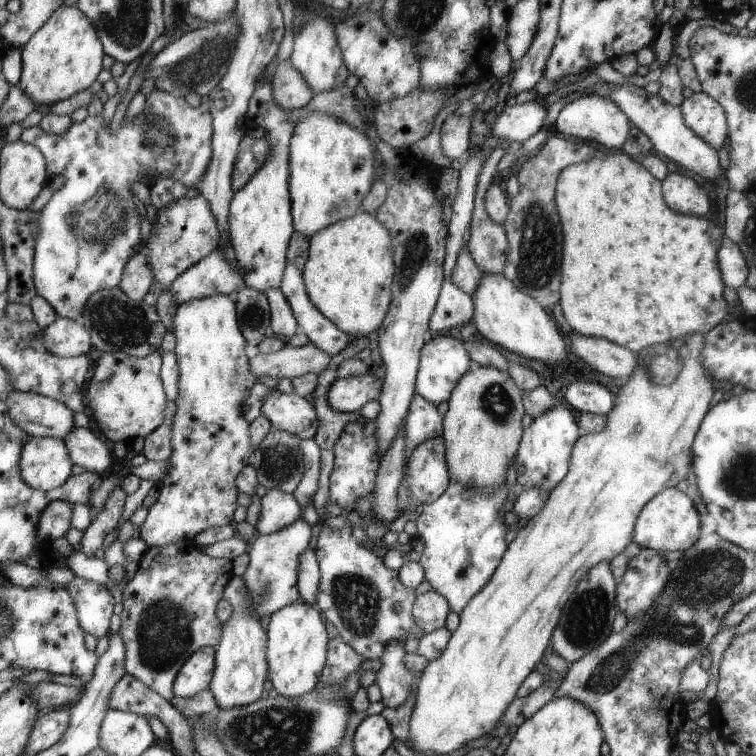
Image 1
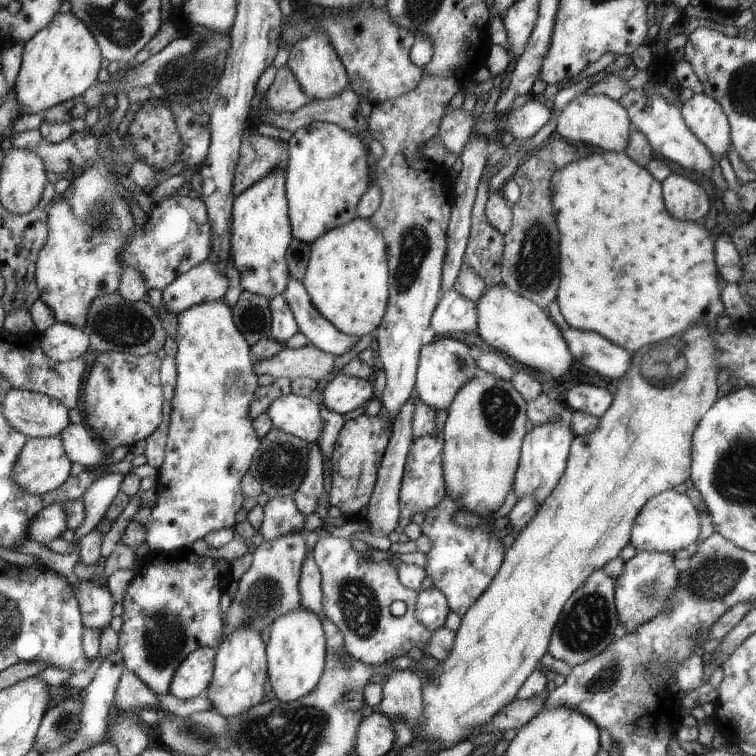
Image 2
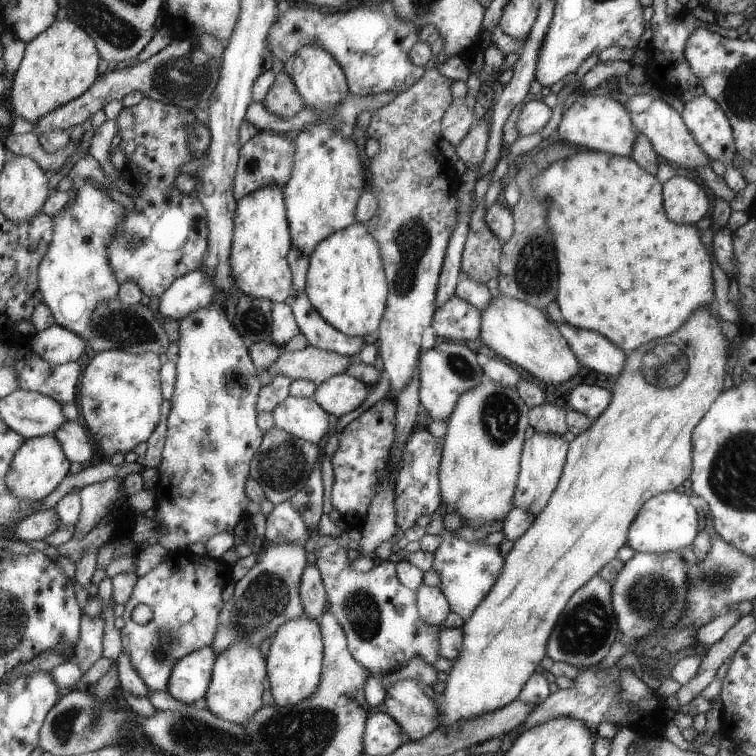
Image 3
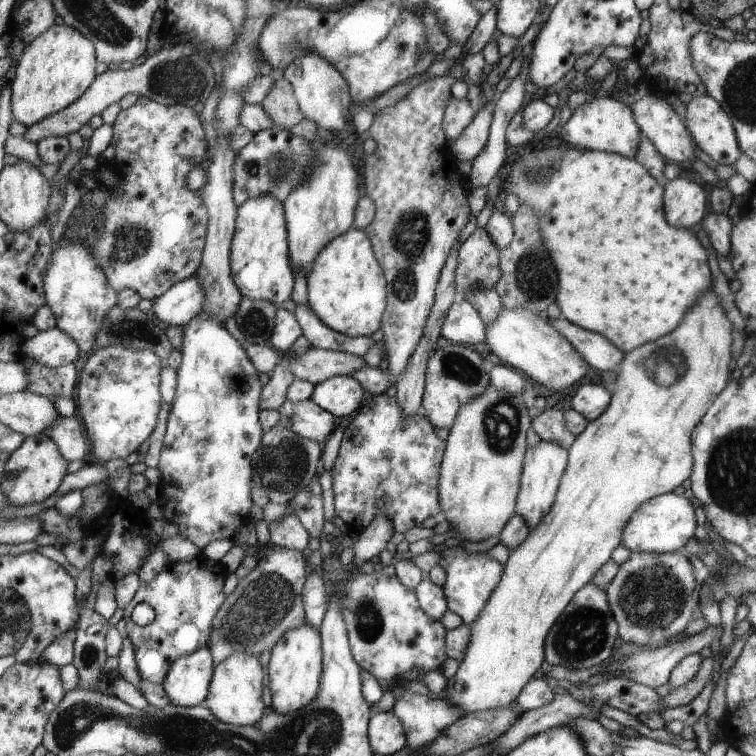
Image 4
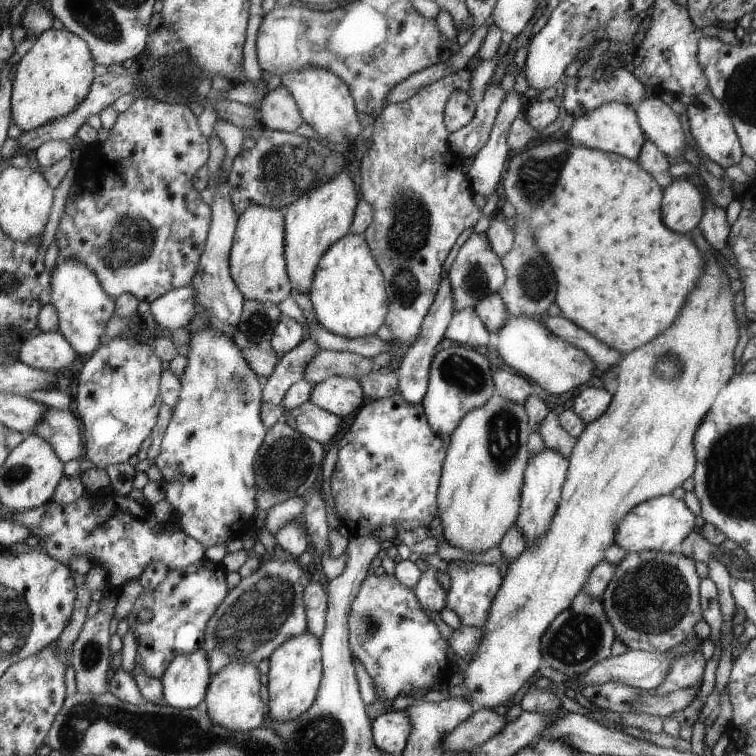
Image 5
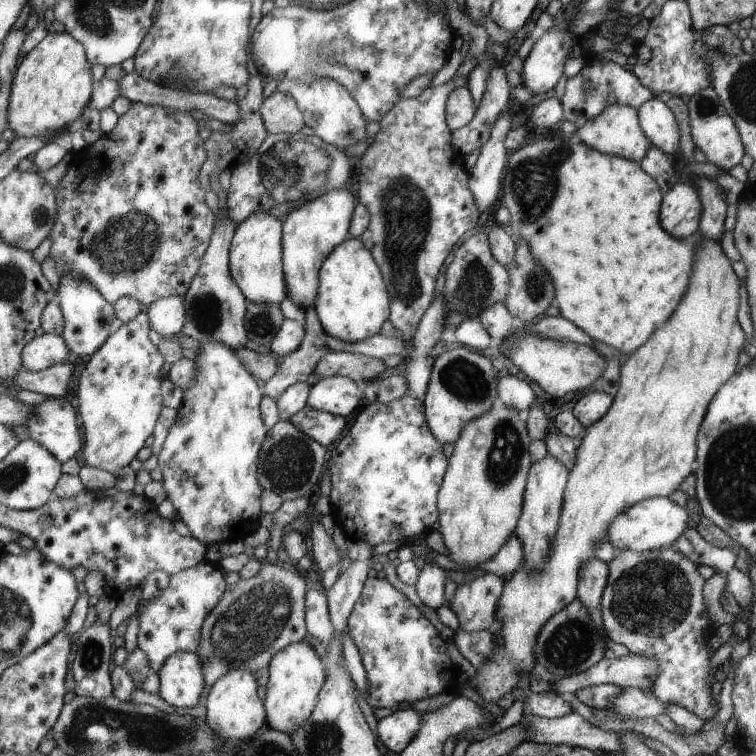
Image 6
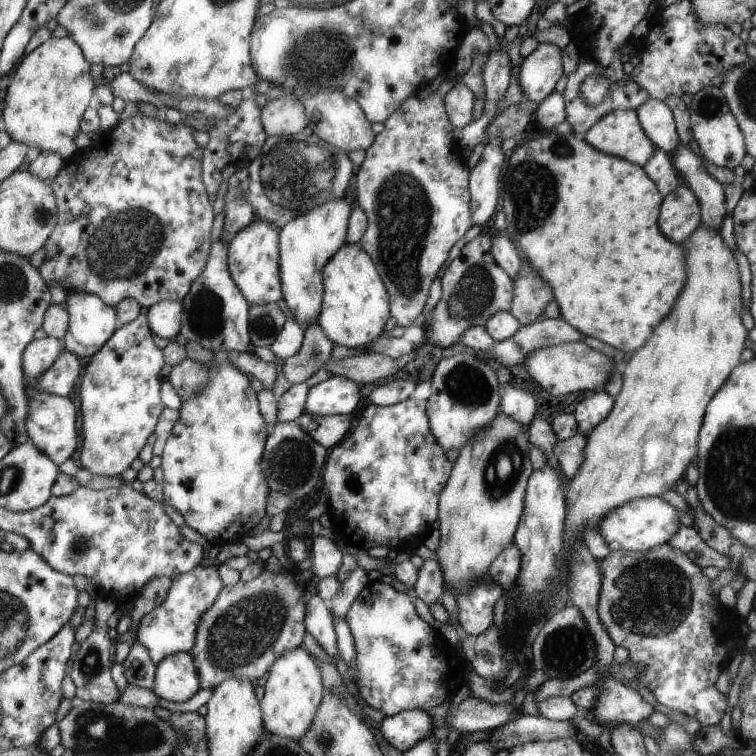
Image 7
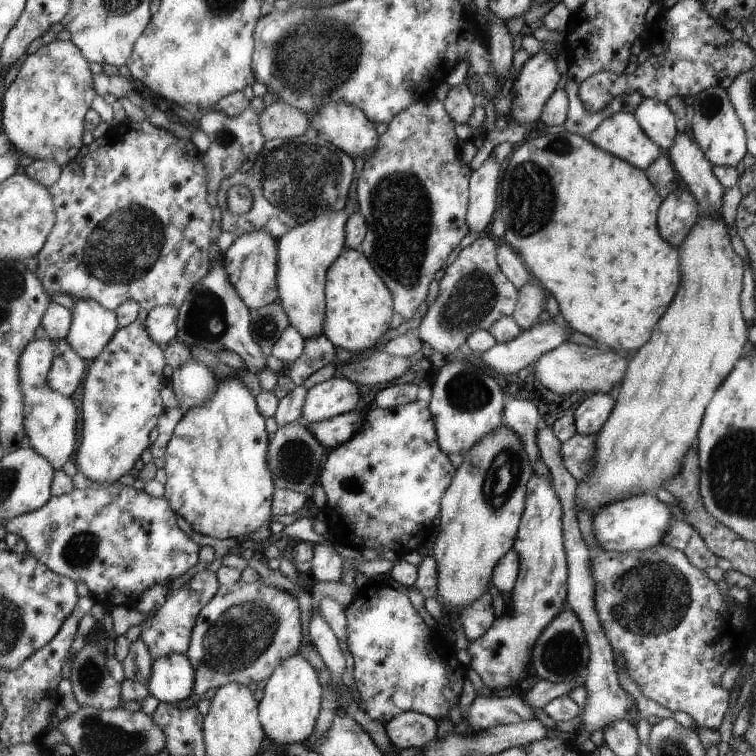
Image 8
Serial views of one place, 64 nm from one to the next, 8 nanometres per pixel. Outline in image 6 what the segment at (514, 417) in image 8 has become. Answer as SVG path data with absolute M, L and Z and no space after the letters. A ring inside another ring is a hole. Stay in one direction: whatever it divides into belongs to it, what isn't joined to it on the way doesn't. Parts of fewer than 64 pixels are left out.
M513 376L499 377L500 404L518 411L528 411L535 402L535 394L526 381Z

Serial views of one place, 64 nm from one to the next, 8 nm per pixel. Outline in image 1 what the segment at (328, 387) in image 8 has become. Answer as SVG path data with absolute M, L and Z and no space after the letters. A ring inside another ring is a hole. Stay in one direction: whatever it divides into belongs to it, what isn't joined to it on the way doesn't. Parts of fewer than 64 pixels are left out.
M365 375L338 377L327 389L327 401L338 412L354 412L366 402L378 400L384 388L384 381Z

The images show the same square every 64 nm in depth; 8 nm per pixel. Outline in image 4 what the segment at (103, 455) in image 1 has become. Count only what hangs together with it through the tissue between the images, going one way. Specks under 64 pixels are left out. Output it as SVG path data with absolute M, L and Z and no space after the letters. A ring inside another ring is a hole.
M74 415L58 417L55 423L44 429L43 433L56 442L62 456L68 462L82 460L84 454L88 452L84 428Z

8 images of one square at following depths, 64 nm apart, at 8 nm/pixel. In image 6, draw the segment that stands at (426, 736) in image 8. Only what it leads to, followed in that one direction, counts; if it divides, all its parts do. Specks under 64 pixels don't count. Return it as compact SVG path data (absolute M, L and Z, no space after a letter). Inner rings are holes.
M400 709L380 719L376 724L378 738L384 749L401 754L421 731L421 712L415 709Z

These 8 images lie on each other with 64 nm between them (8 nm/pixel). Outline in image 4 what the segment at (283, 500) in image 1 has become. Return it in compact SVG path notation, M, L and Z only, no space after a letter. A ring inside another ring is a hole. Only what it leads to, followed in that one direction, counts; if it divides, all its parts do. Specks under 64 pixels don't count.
M294 514L287 515L283 520L270 524L271 542L273 545L280 545L282 548L302 551L309 546L309 532L305 525Z

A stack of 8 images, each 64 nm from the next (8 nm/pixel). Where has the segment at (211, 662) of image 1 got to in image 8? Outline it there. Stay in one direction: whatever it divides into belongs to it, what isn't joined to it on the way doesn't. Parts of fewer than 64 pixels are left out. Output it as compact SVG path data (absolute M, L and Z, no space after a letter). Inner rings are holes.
M173 653L154 660L148 692L161 703L187 699L195 687L195 668L185 654Z

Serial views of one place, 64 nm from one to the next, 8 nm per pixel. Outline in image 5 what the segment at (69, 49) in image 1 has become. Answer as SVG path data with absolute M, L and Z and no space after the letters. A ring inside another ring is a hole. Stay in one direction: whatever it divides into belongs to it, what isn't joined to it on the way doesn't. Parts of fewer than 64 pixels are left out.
M49 29L42 31L37 39L25 45L25 54L14 66L16 76L13 80L13 91L11 92L11 119L22 133L41 127L50 123L58 117L68 116L90 92L94 80L94 59L89 44L82 37L67 31Z

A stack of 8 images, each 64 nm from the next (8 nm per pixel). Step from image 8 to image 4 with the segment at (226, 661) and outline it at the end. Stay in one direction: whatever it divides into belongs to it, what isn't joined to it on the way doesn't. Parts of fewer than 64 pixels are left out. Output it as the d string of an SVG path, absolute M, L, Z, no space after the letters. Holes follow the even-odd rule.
M270 548L266 558L259 558L256 568L240 579L213 620L213 634L207 644L214 666L235 652L260 656L270 650L285 632L306 623L304 586L307 560L294 549Z

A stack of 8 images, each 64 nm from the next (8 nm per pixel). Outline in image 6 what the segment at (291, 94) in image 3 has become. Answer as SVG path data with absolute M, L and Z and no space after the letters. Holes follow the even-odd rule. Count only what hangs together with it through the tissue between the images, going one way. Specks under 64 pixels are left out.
M274 91L263 100L260 112L268 133L298 133L305 125L300 105L288 93Z

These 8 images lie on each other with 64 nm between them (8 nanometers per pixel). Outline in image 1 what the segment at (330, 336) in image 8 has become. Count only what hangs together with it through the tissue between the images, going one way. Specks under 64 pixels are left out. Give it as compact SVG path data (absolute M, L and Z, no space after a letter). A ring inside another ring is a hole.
M362 211L323 228L310 238L309 255L302 270L303 281L312 304L342 332L351 336L368 335L384 322L393 300L395 272L393 241L389 230L376 216Z

